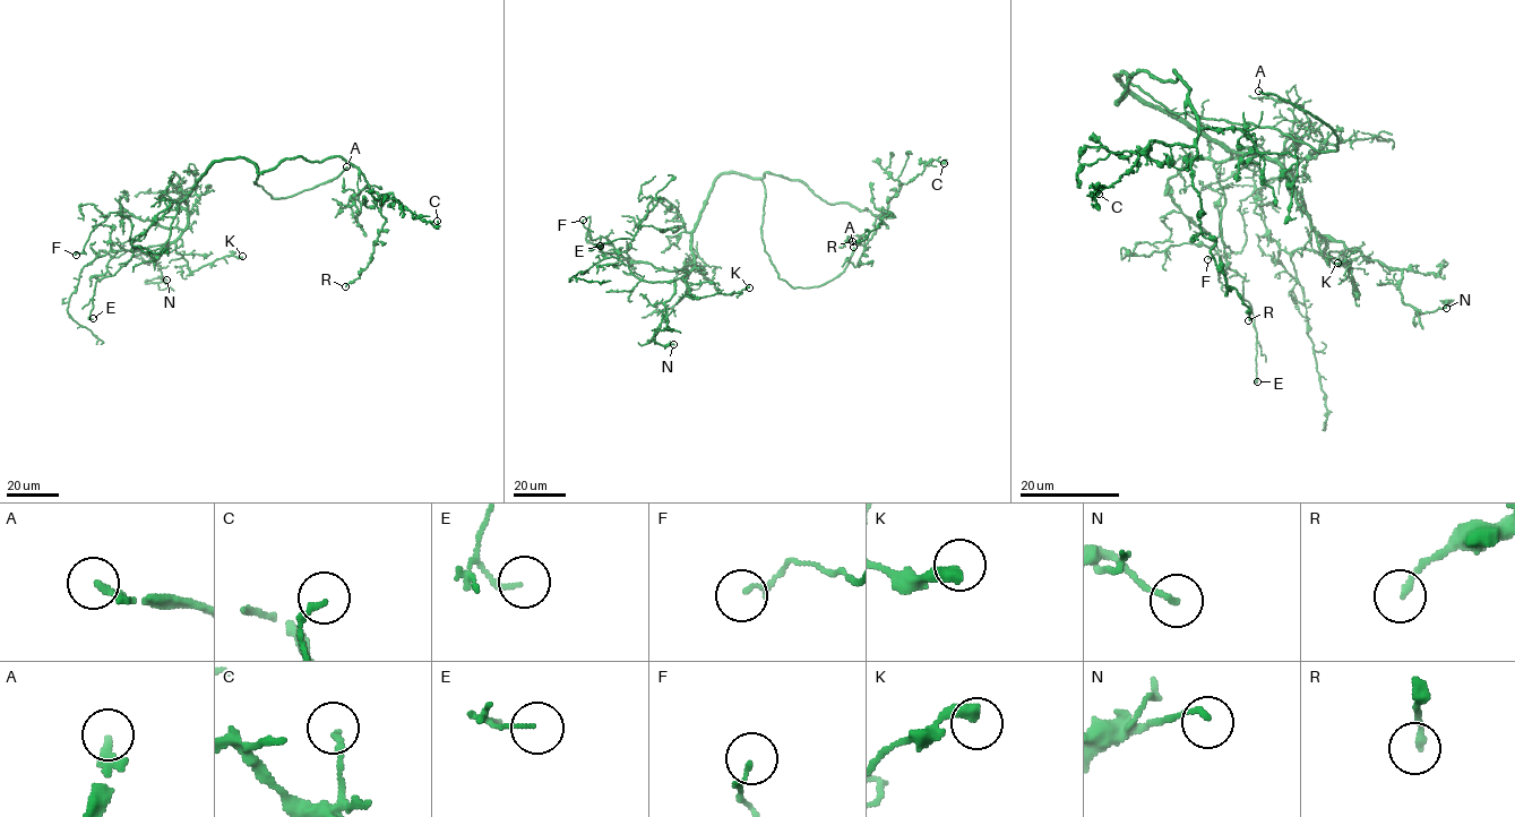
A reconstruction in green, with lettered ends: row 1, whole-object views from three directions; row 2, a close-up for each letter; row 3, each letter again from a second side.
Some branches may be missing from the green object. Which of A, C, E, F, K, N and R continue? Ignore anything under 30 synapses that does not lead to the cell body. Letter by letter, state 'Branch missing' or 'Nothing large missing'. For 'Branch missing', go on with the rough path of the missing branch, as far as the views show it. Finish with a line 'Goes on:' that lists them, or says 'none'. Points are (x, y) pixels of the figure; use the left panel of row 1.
A: Branch missing. Course of what is missing: (346, 166), (351, 152)
C: Nothing large missing
E: Nothing large missing
F: Nothing large missing
K: Nothing large missing
N: Nothing large missing
R: Nothing large missing
Goes on: A

